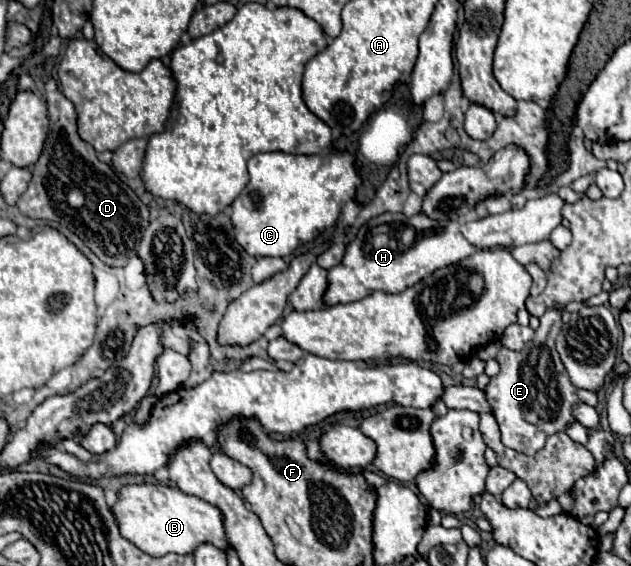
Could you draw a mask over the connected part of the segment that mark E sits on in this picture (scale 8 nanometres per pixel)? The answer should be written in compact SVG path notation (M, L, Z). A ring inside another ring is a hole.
M548 308L540 316L540 326L536 328L534 340L524 350L516 352L510 348L502 348L496 356L500 372L490 378L490 384L484 390L492 406L492 414L500 424L502 444L526 456L534 456L538 450L544 448L548 436L564 432L572 422L576 422L572 408L580 404L580 398L574 384L566 376L566 370L554 348L554 340L562 328L560 314L562 310ZM528 414L532 414L532 418Z

